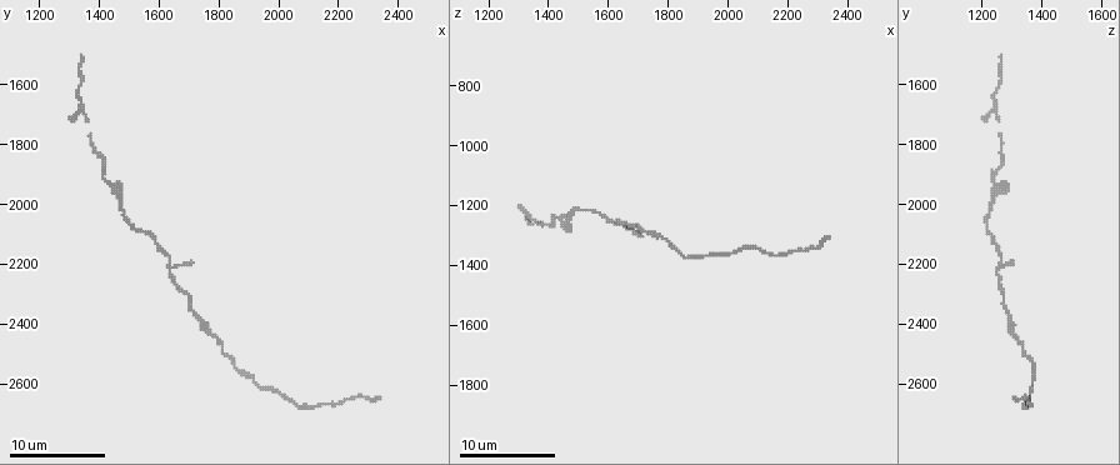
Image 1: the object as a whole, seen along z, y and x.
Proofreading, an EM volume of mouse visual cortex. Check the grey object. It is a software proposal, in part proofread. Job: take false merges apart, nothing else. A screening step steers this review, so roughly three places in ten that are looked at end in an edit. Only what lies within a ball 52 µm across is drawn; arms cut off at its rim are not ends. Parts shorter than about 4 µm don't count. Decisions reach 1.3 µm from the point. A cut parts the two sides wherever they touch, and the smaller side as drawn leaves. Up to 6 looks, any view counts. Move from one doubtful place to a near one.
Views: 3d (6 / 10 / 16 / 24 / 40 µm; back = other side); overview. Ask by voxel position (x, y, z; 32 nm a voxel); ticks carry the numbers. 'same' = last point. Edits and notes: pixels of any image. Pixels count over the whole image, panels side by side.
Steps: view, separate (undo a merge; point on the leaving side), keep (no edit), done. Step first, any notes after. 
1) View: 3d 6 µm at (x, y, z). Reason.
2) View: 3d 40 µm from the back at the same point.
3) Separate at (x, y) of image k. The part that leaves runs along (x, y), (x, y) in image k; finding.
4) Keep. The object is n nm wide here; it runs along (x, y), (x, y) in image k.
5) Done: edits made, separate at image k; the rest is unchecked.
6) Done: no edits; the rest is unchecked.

View: 3d 16 µm at (1630, 2190, 1270). Three arms meet.

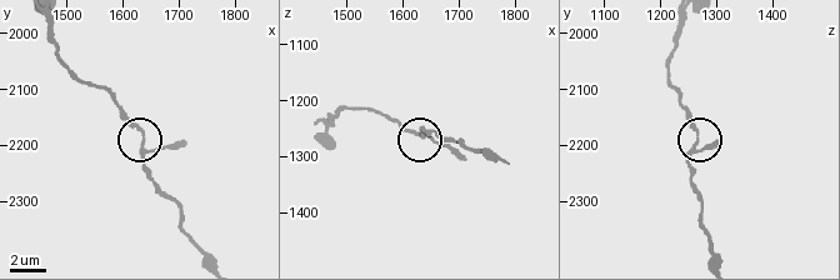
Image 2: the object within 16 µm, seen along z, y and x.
Keep. It runs along (155, 181), (143, 156), (141, 134), (118, 109) in image 2; continuous, no second neuron.

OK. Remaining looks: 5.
View: 3d 6 µm at (1460, 1960, 1230). Three arms meet.

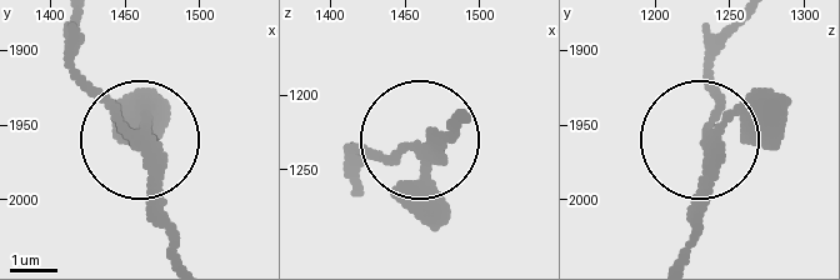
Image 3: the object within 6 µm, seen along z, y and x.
Keep. It runs along (179, 253), (148, 145), (80, 74), (68, 41) in image 3; all the same neuron.

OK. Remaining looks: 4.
View: 3d 10 µm at (1860, 2550, 1370). Calibre changes.

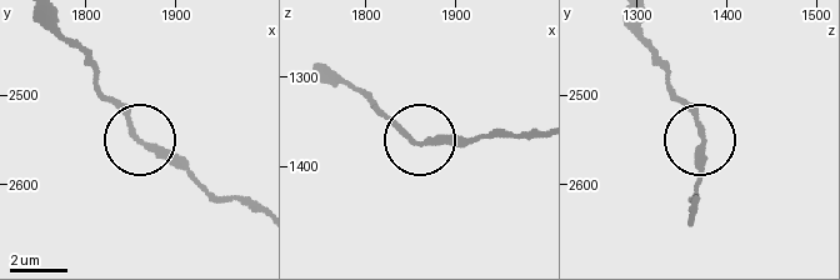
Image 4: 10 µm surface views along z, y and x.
Keep. It runs along (319, 66), (348, 80), (413, 140), (463, 145), (489, 138) in image 4; one neuron here.

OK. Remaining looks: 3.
Done: no edits; the rest is unchecked.

